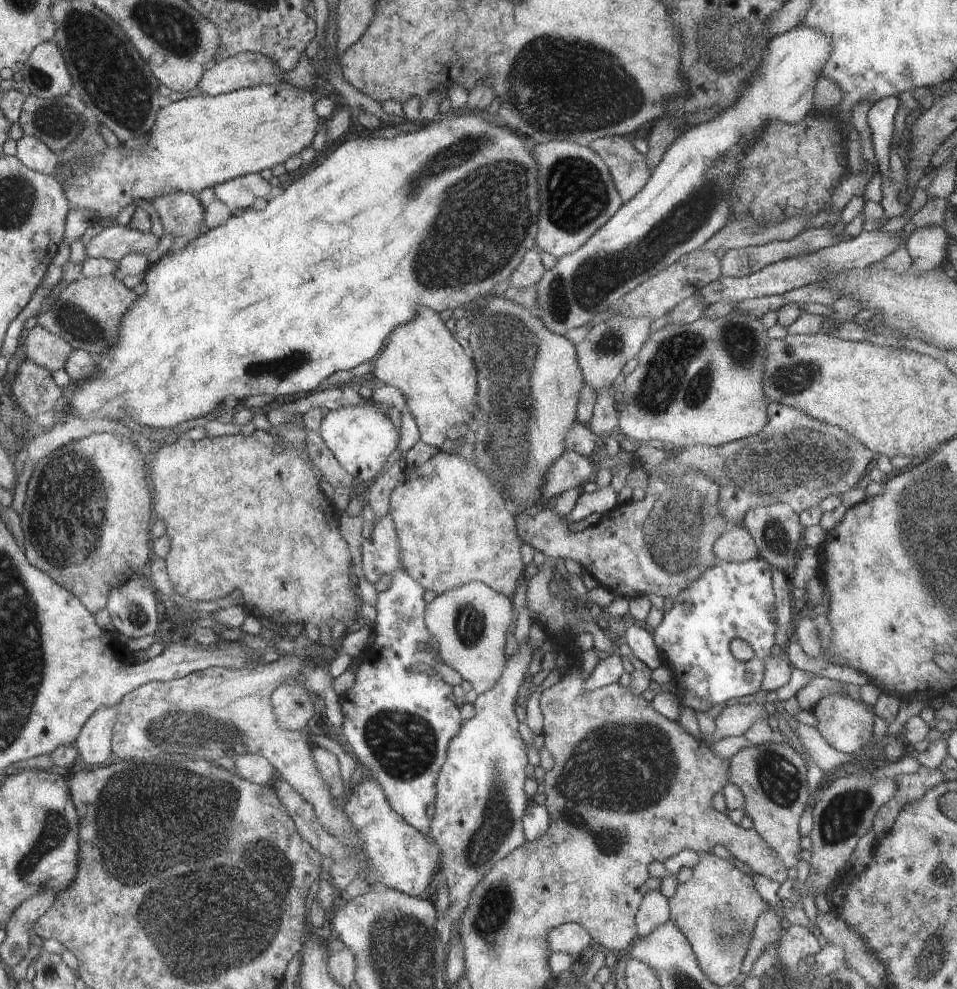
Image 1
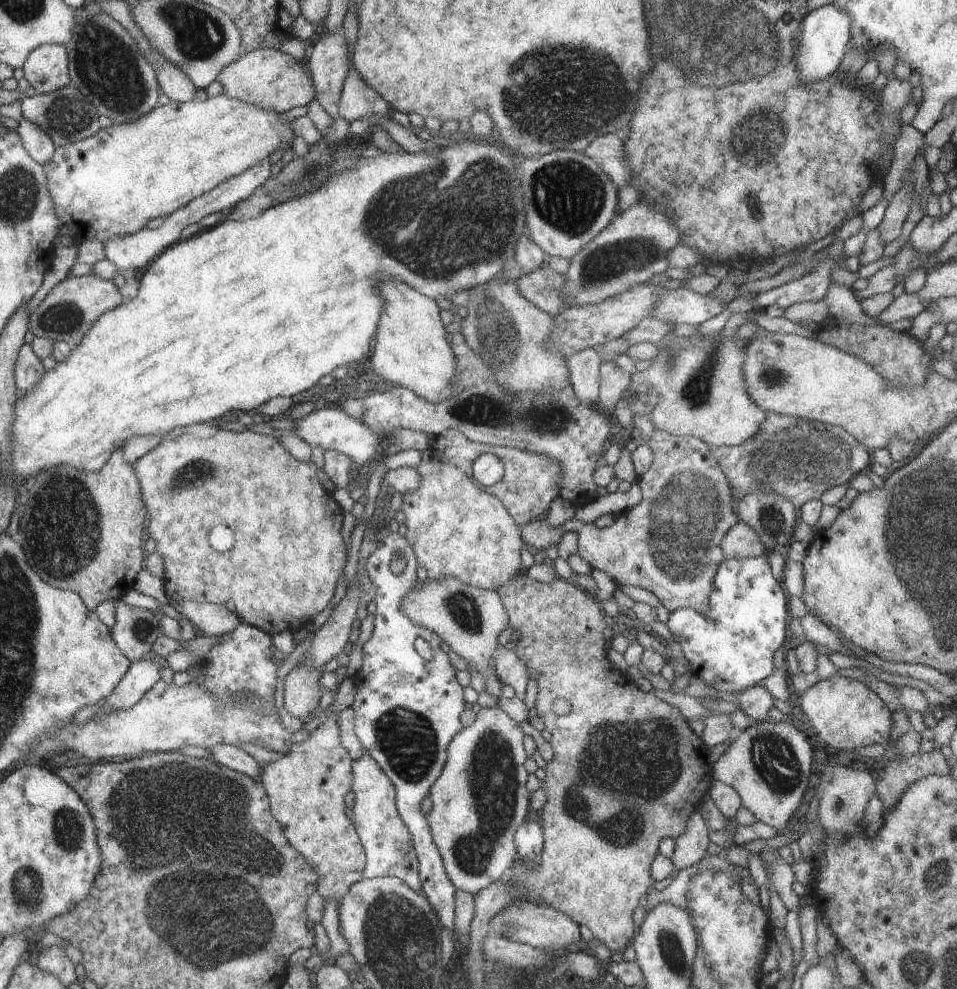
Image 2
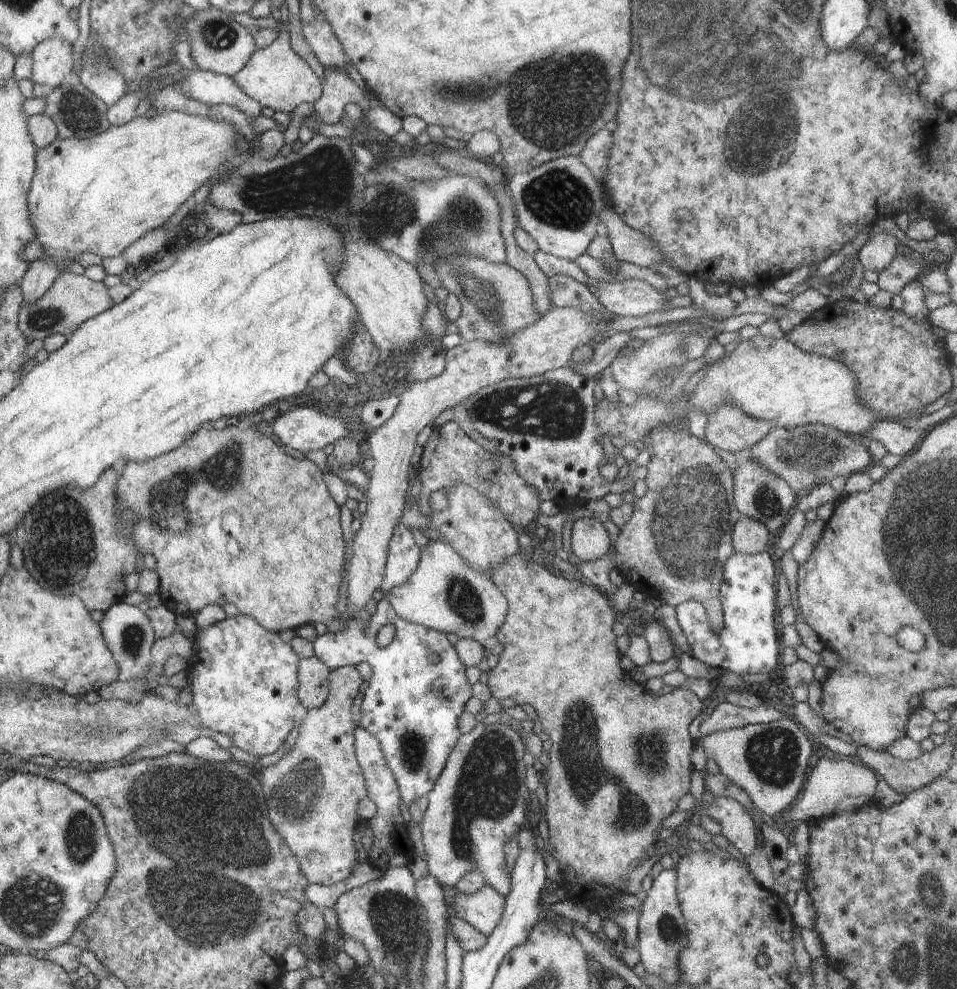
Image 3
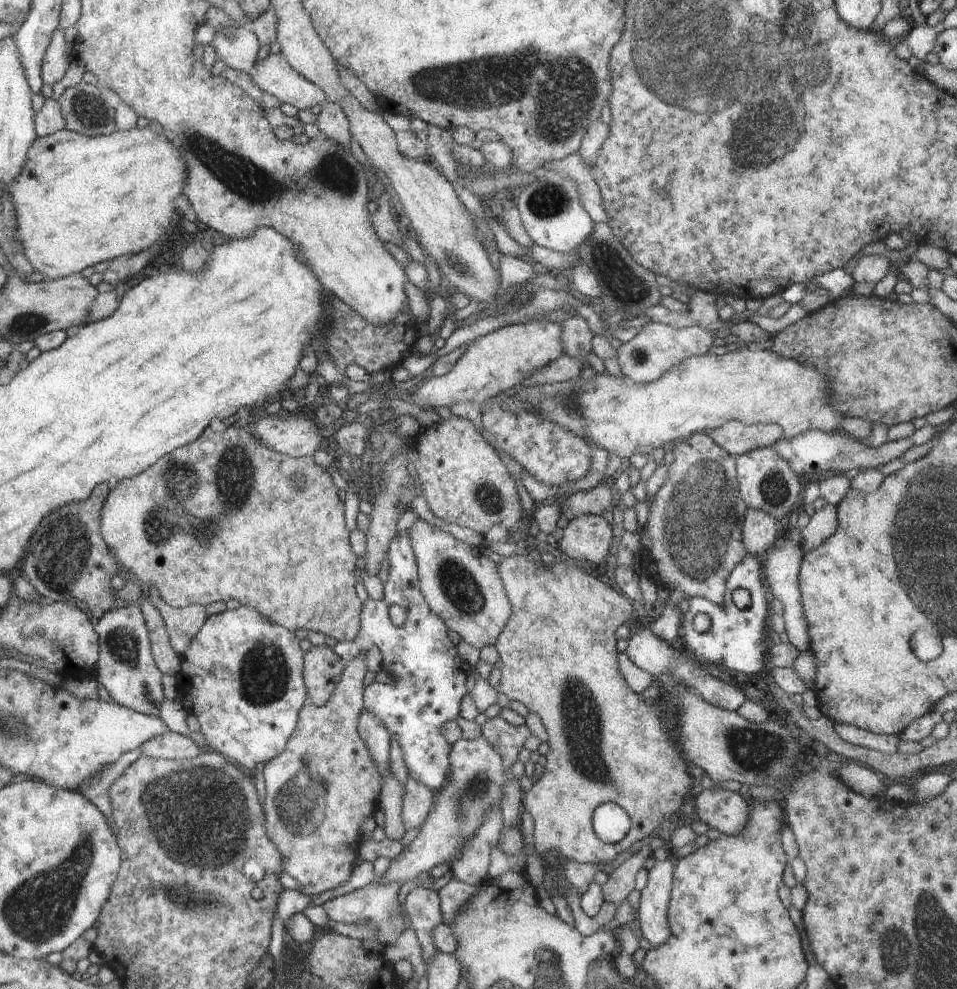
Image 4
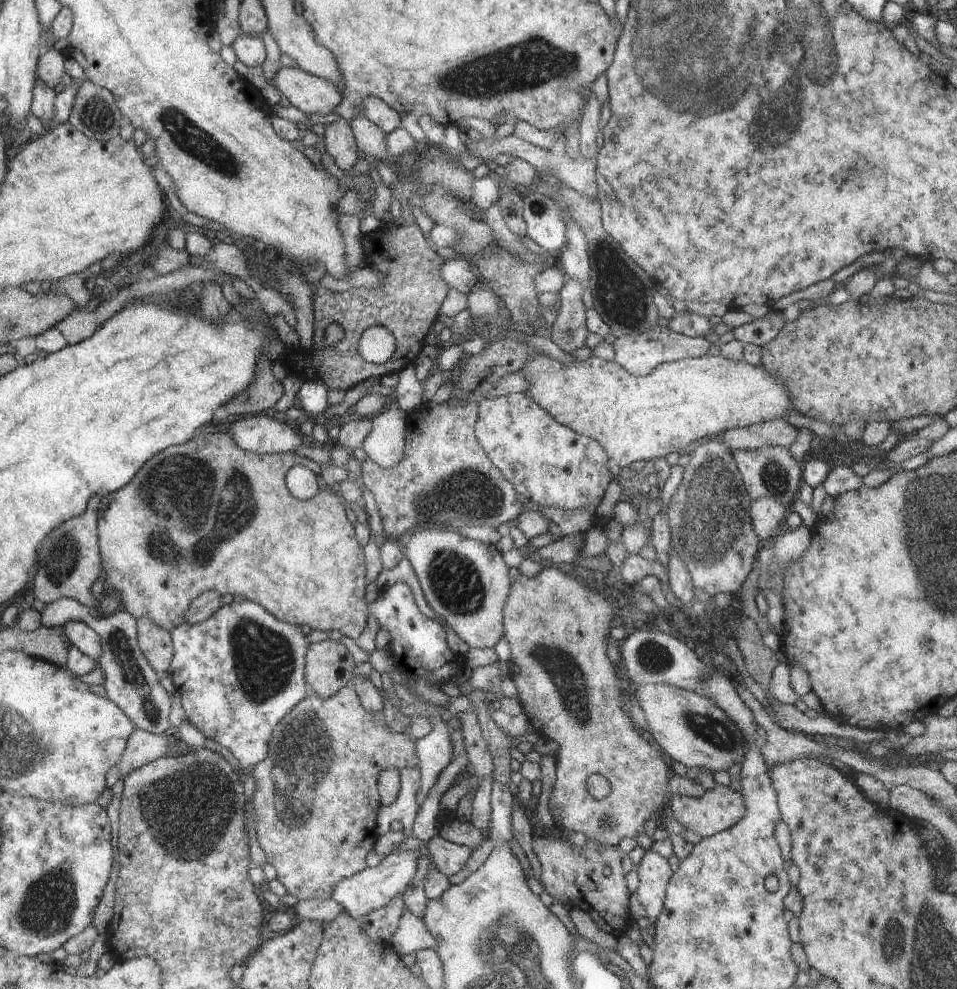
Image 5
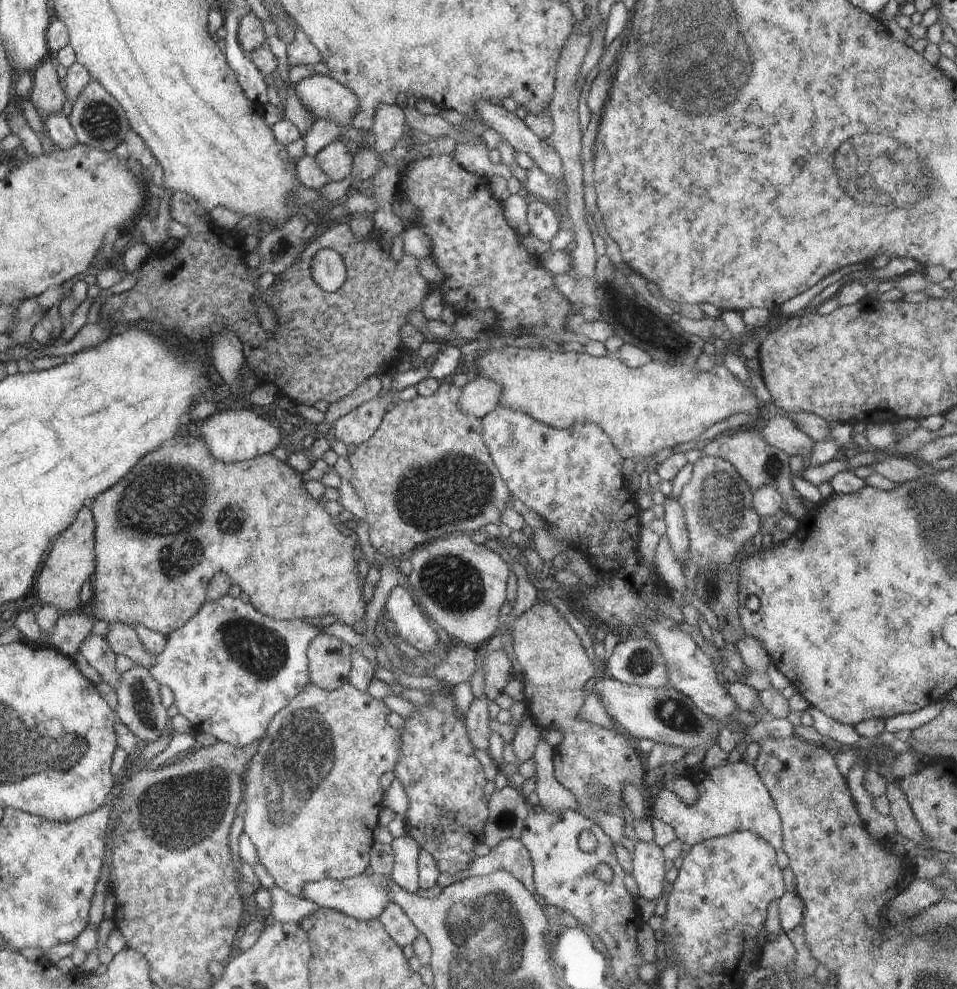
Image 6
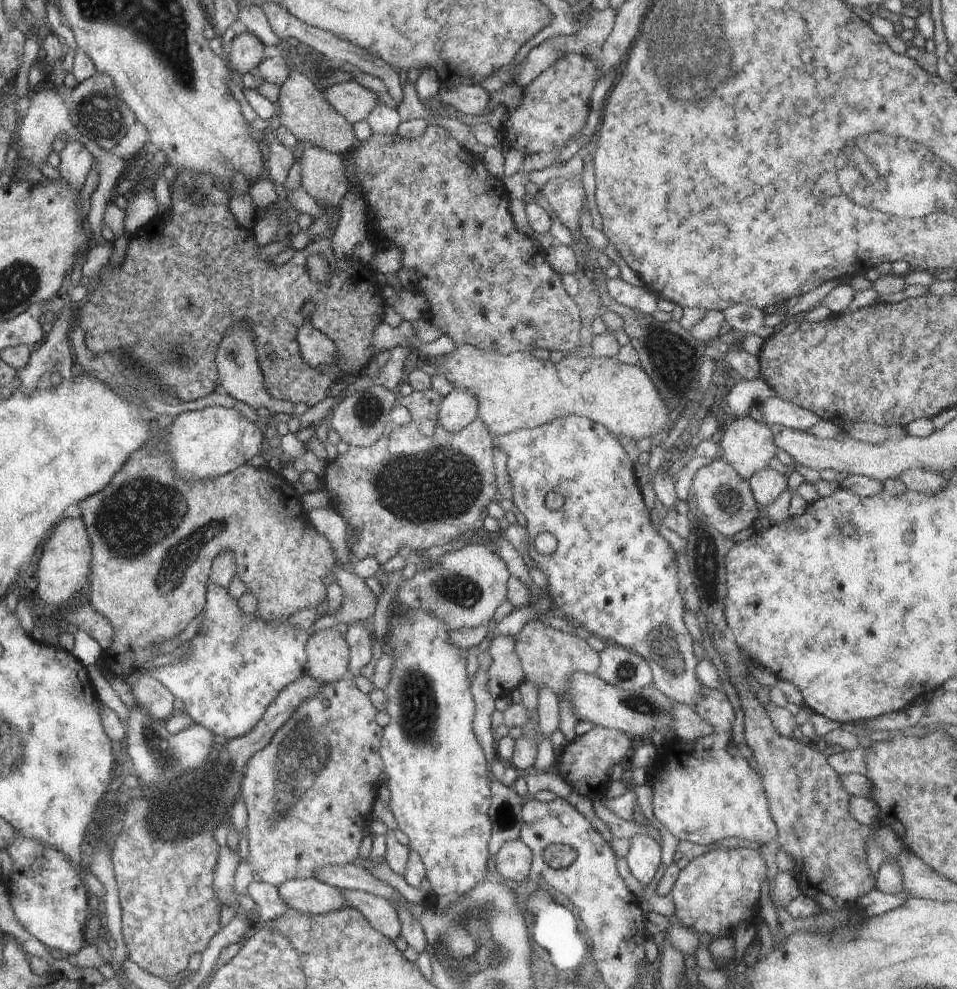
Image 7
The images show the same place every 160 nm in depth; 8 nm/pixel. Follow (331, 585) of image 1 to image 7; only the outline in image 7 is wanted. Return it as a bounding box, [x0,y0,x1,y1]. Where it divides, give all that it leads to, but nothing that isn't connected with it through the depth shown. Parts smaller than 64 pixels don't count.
[78,452,338,680]

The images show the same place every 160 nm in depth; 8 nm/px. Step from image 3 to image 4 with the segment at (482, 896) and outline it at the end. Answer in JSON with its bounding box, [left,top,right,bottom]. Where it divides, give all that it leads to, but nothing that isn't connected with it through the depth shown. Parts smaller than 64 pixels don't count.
[437,878,477,925]

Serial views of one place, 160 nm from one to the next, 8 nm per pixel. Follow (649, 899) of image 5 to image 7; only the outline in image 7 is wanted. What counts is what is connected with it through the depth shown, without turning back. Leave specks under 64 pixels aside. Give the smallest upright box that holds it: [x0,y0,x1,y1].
[626,834,662,884]

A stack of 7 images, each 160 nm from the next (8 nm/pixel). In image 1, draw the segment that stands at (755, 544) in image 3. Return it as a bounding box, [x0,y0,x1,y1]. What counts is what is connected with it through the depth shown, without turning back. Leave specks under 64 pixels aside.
[713,525,759,563]

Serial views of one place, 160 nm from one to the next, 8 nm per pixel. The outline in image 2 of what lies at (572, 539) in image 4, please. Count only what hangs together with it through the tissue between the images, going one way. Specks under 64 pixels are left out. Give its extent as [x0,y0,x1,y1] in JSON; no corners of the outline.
[520,430,739,615]

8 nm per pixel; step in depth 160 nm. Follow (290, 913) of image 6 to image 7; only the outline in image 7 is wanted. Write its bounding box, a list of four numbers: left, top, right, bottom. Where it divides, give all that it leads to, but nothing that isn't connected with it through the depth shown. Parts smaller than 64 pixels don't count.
[247,878,288,922]

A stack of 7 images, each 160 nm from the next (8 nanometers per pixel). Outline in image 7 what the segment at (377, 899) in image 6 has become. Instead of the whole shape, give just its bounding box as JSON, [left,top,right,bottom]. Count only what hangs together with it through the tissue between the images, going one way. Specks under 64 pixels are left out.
[277,877,350,915]

